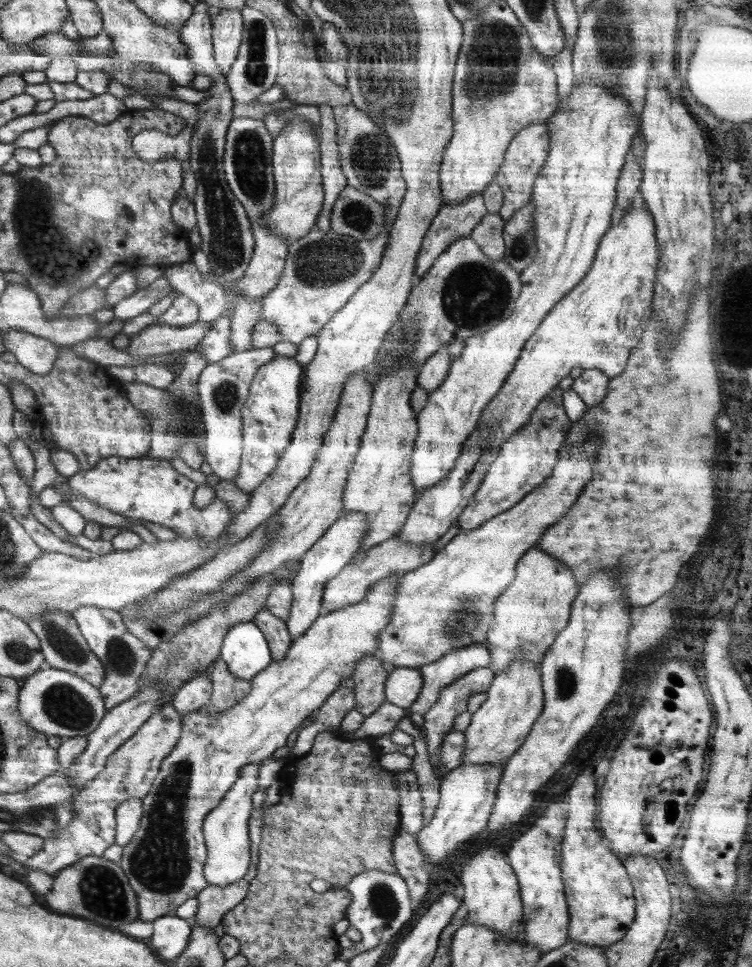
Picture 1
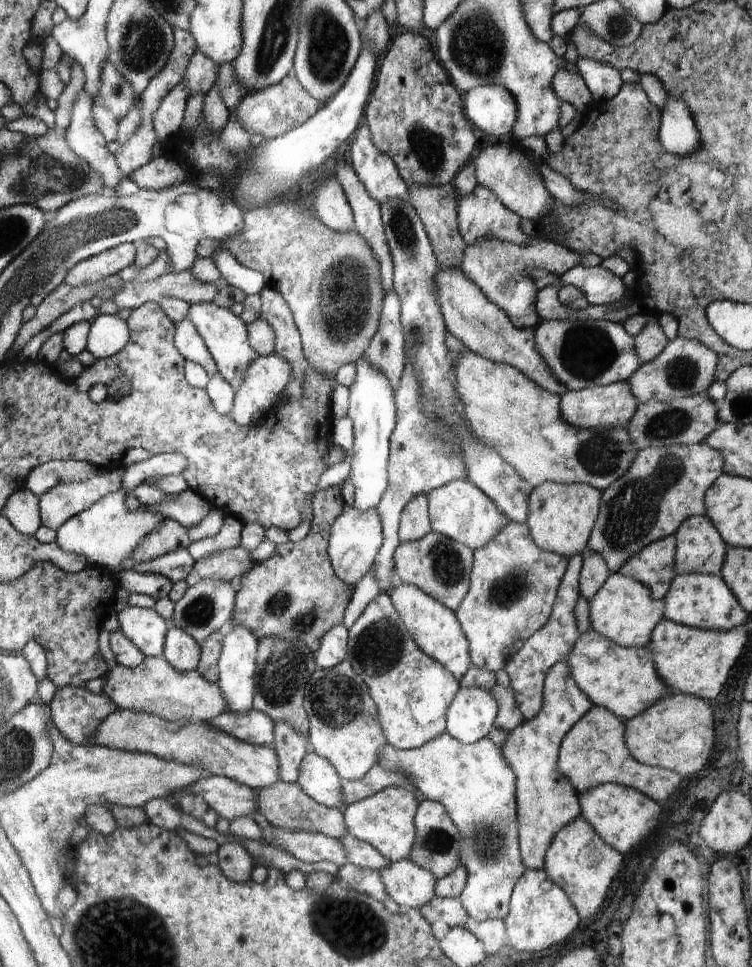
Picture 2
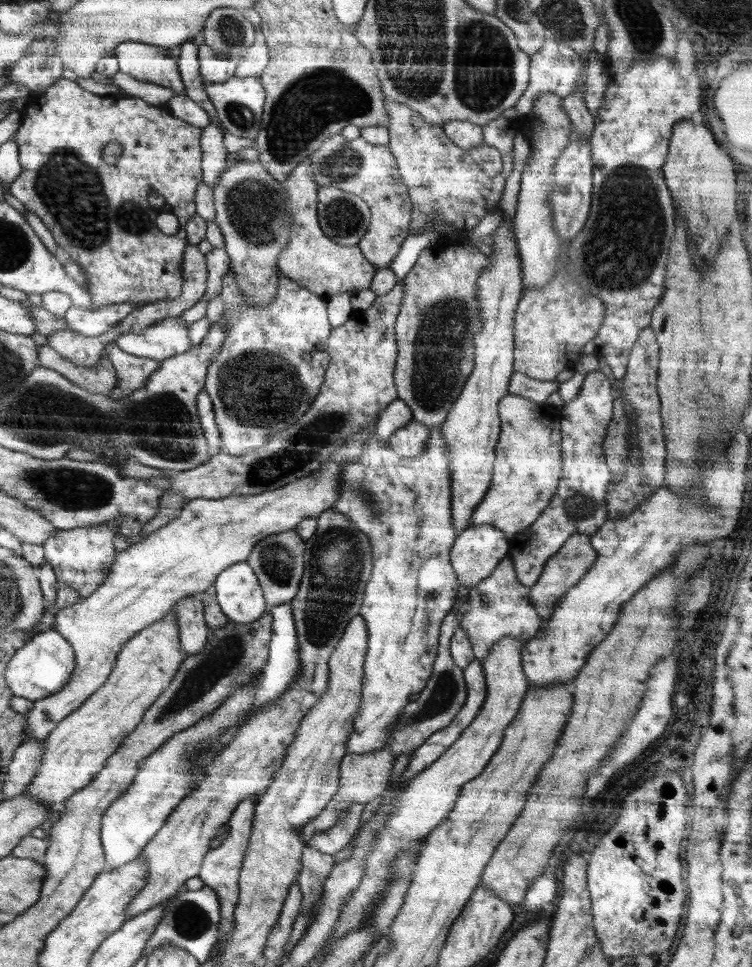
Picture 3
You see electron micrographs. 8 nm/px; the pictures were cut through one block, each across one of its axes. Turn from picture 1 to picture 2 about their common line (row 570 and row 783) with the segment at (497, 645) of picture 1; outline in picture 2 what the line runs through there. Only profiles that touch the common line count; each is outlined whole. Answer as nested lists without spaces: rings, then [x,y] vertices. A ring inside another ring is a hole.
[[[557,662],[546,673],[543,701],[538,714],[511,730],[506,742],[499,746],[506,764],[516,777],[519,849],[526,869],[542,869],[546,850],[554,835],[577,816],[581,816],[578,794],[558,770],[557,762],[562,739],[592,705],[591,700],[576,686],[567,662]]]

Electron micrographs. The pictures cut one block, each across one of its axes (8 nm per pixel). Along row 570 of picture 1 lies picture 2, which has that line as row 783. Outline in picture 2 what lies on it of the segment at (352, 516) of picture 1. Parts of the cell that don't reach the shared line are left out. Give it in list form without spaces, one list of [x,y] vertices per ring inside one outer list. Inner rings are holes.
[[[307,752],[300,763],[297,783],[318,804],[338,810],[343,807],[341,777],[327,758]]]

